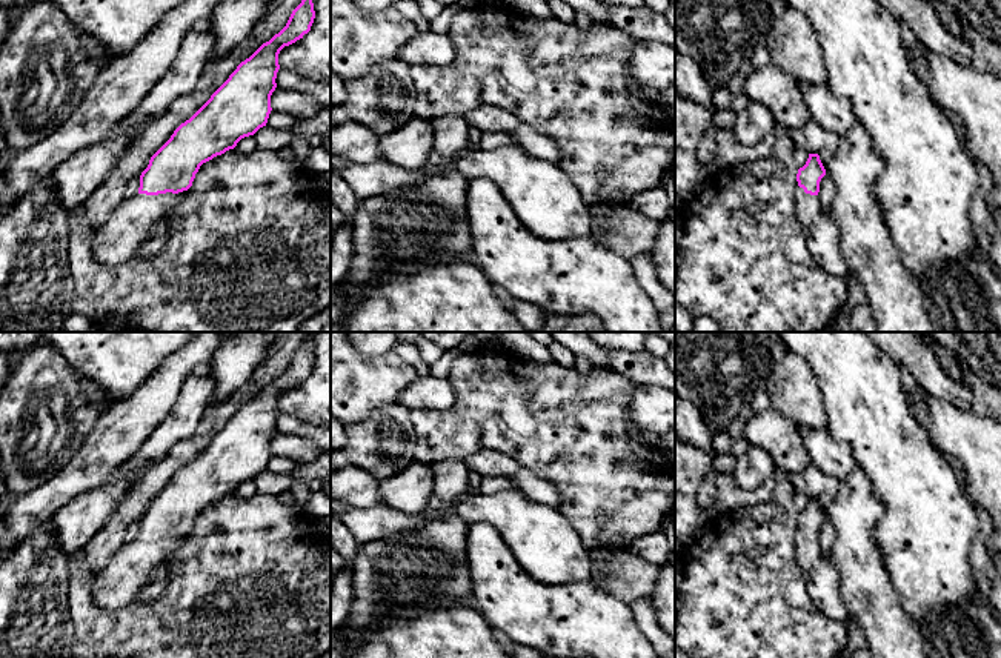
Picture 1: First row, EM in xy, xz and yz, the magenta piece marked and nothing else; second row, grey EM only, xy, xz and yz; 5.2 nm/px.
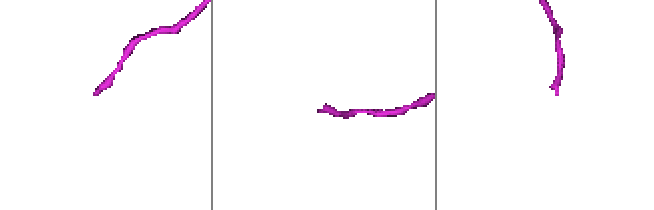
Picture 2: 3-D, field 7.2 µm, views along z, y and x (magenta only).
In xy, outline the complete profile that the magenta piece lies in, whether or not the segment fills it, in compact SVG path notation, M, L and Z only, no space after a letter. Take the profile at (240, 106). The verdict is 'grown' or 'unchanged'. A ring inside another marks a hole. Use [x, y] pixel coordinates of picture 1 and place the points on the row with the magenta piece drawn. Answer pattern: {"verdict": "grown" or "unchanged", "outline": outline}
{"verdict": "grown", "outline": "M301 0L286 26L241 61L211 98L151 157L138 192L125 198L95 231L94 255L103 266L135 257L172 198L192 186L200 166L266 126L277 88L278 54L311 31L312 0Z"}

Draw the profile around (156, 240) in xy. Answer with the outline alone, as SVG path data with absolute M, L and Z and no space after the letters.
M188 191L175 194L169 206L165 209L165 214L158 221L152 226L151 232L146 235L145 241L138 246L135 257L149 260L158 254L161 254L163 248L168 243L168 220L169 215L180 206L185 194Z

